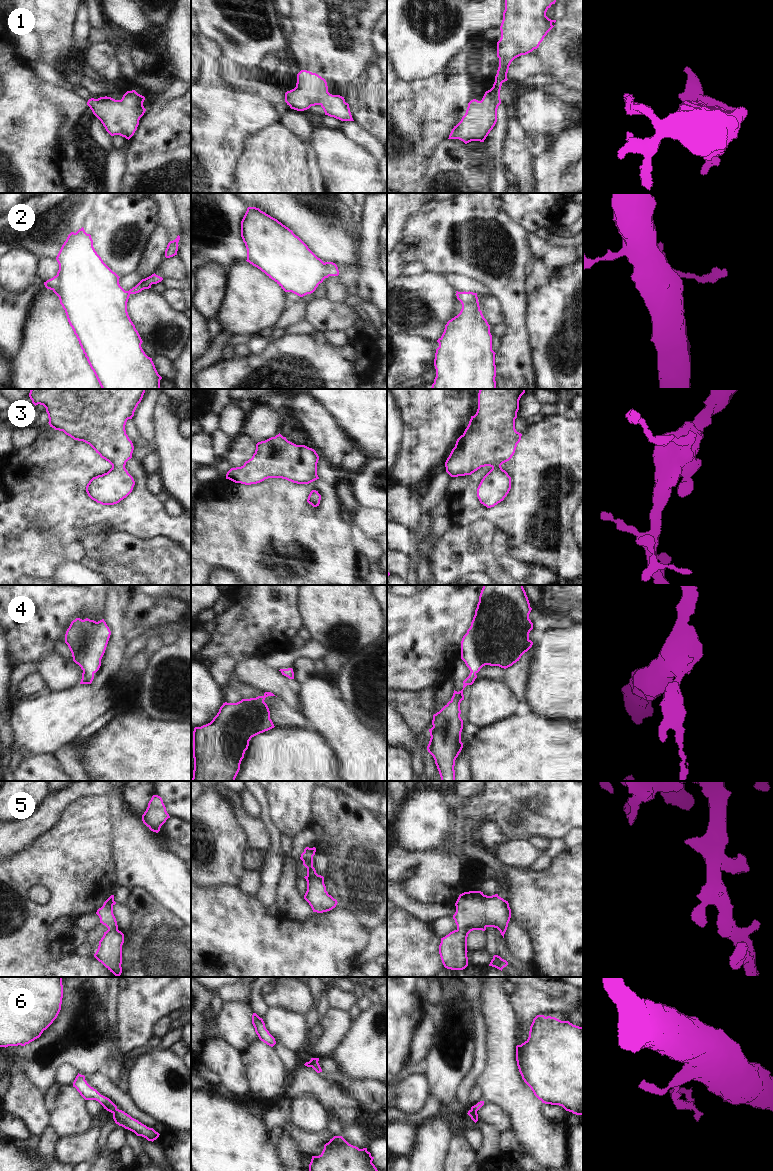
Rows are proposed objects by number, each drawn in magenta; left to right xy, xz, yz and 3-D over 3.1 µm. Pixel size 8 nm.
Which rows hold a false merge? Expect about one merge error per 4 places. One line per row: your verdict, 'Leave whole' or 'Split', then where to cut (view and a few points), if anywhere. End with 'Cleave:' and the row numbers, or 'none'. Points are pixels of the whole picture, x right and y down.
1: Leave whole. No split
2: Leave whole. No split
3: Leave whole. No split
4: Leave whole. No split
5: Leave whole. No split
6: Leave whole. No split
Cleave: none

